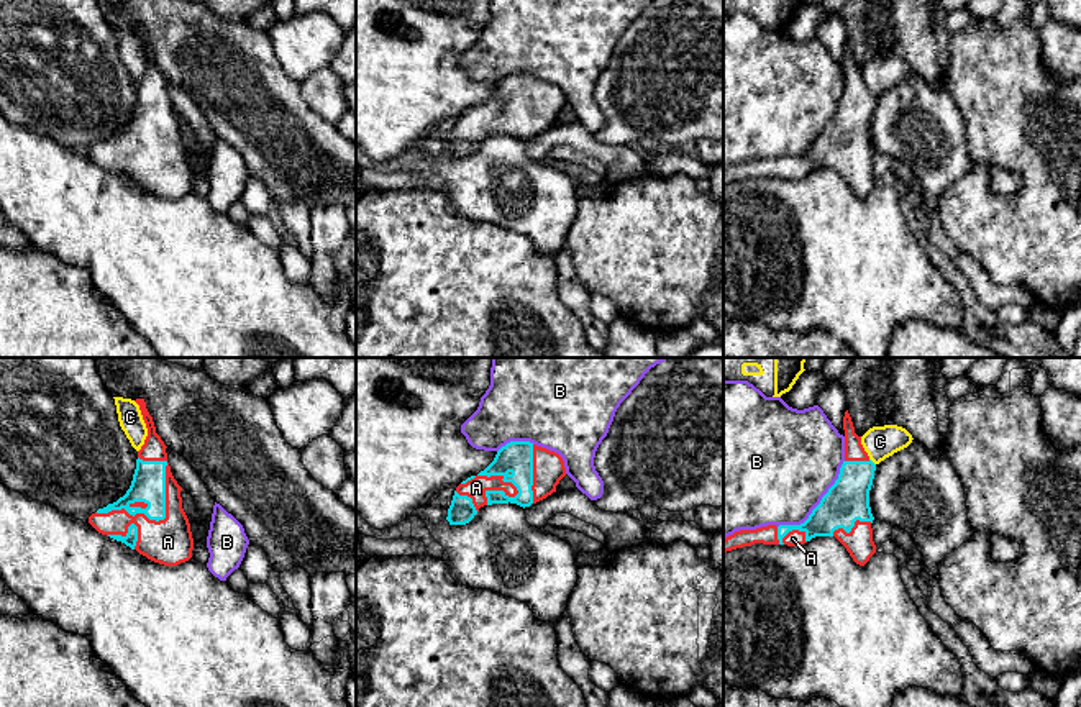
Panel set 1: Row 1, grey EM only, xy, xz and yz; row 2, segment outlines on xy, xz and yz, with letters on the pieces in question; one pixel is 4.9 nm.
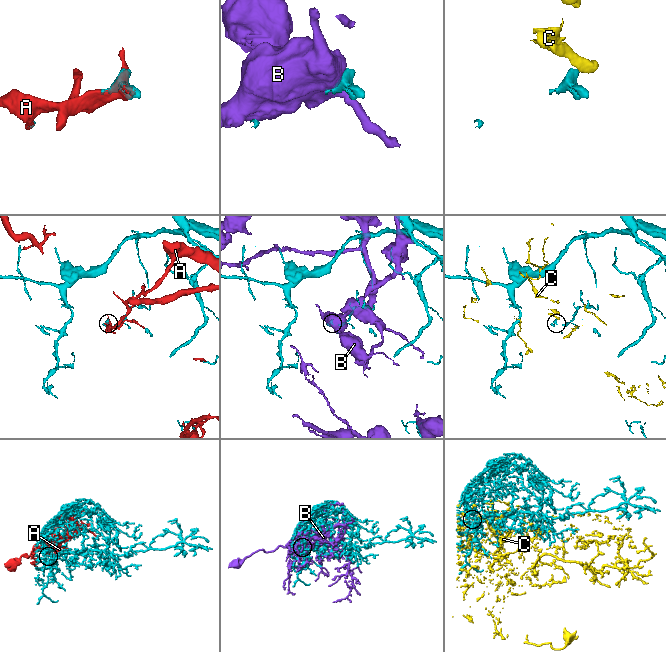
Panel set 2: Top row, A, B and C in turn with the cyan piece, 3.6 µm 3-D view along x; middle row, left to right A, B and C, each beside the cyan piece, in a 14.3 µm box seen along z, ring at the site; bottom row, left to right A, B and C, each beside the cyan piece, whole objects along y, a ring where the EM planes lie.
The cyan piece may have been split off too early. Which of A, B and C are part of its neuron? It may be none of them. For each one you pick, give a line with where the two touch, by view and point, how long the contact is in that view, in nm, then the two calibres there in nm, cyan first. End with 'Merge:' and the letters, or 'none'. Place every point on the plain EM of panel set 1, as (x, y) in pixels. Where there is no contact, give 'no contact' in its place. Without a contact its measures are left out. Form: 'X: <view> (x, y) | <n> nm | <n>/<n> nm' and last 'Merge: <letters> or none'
A: xy (158, 153) | 440 nm | 170/220 nm
Merge: A

